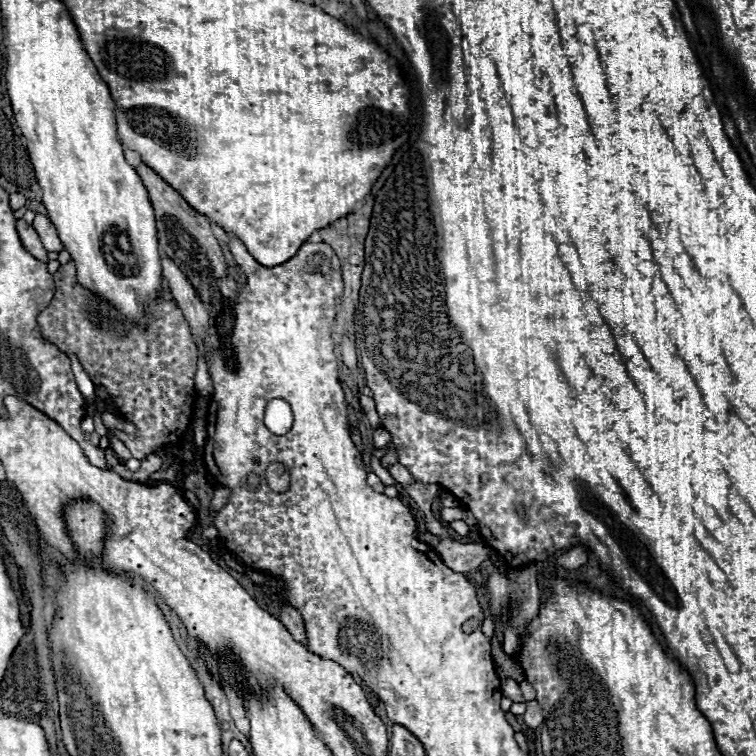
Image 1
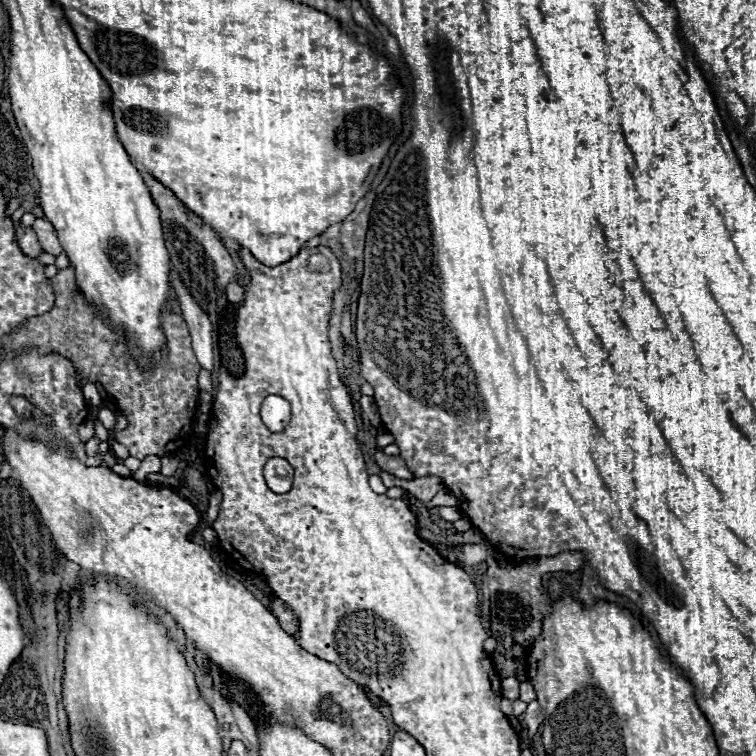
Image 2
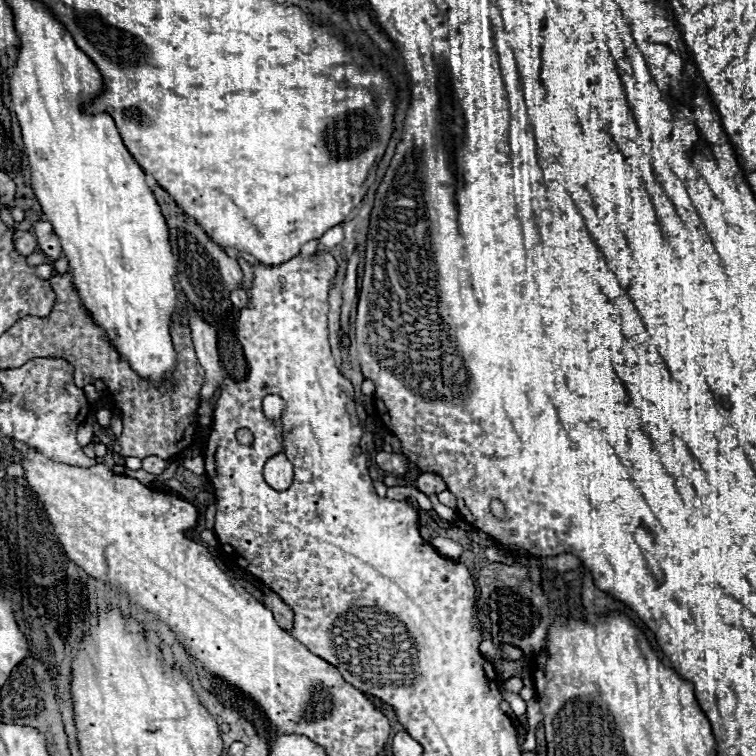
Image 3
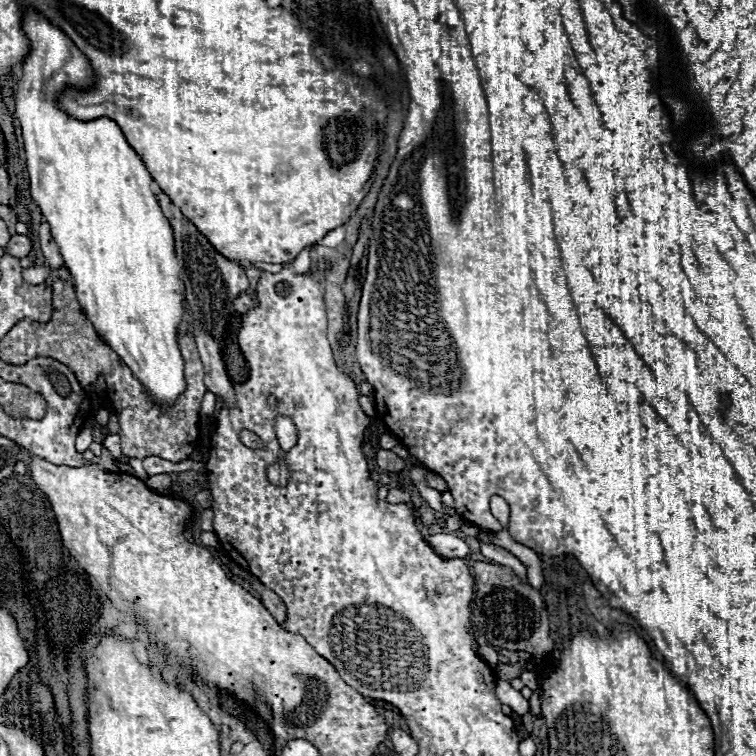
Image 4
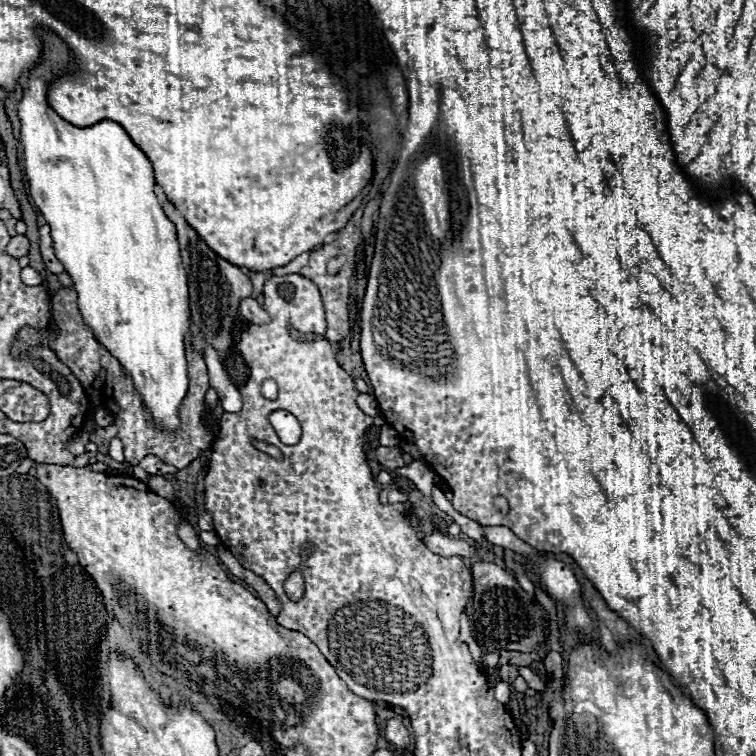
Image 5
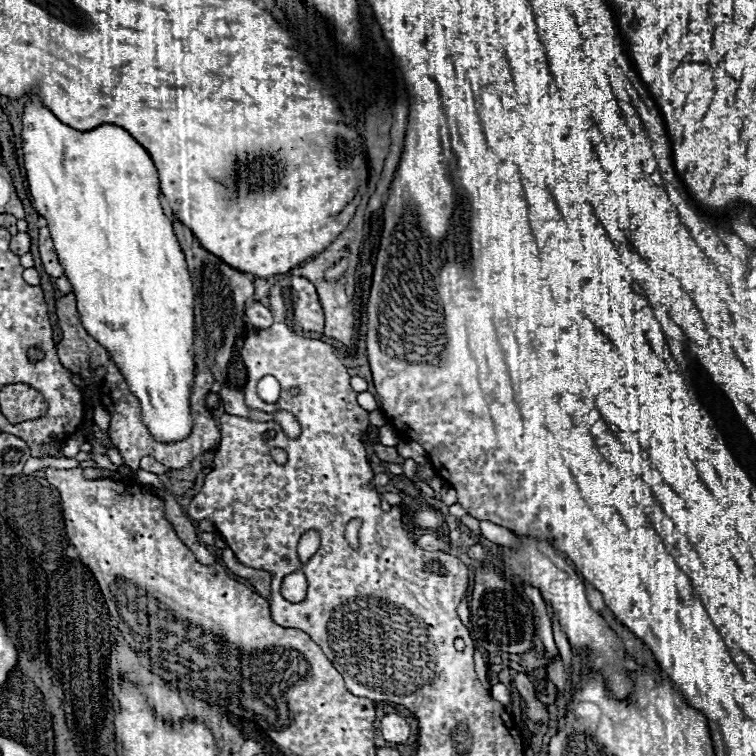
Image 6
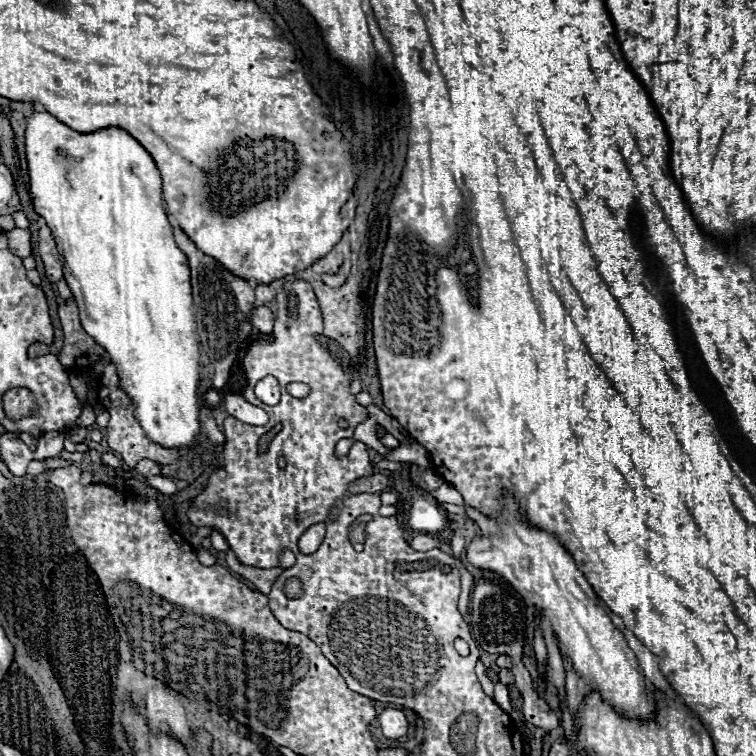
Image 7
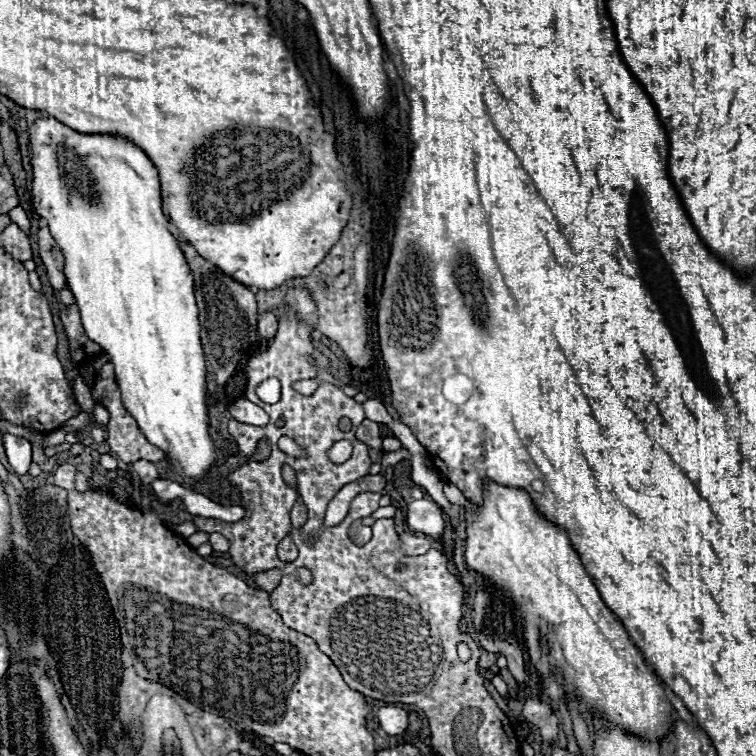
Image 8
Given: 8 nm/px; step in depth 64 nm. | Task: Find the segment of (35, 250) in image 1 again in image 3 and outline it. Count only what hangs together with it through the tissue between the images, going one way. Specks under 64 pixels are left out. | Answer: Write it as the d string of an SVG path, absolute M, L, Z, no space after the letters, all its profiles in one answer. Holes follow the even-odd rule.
M20 230L14 232L14 250L18 254L30 256L34 252L34 248L36 248L36 240L30 232L20 232Z

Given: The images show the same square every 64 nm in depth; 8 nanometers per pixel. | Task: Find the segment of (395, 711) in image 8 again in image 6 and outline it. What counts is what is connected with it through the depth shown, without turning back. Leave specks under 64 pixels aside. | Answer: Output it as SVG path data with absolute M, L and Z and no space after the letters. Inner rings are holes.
M386 714L380 722L380 730L388 742L398 742L398 744L406 742L408 734L410 734L408 722L398 714Z

